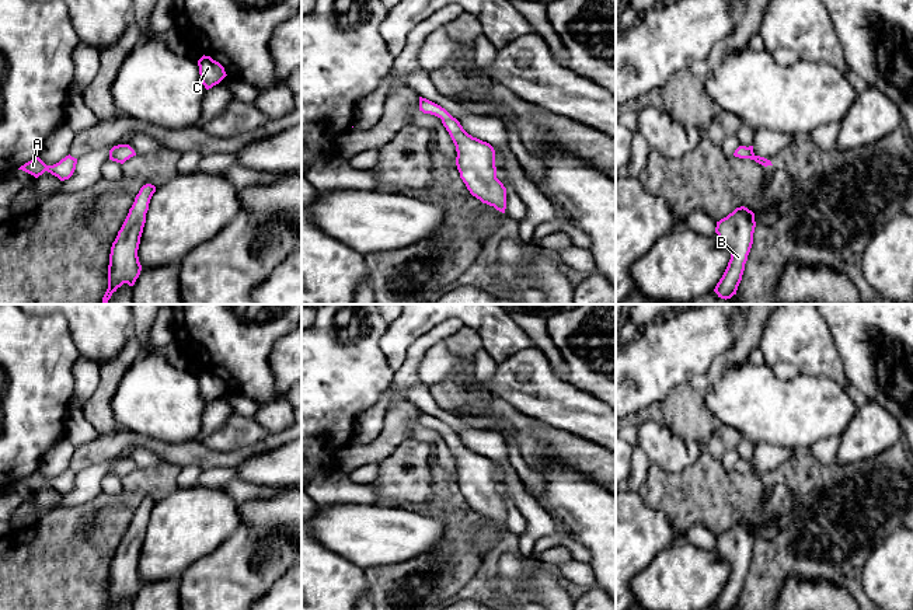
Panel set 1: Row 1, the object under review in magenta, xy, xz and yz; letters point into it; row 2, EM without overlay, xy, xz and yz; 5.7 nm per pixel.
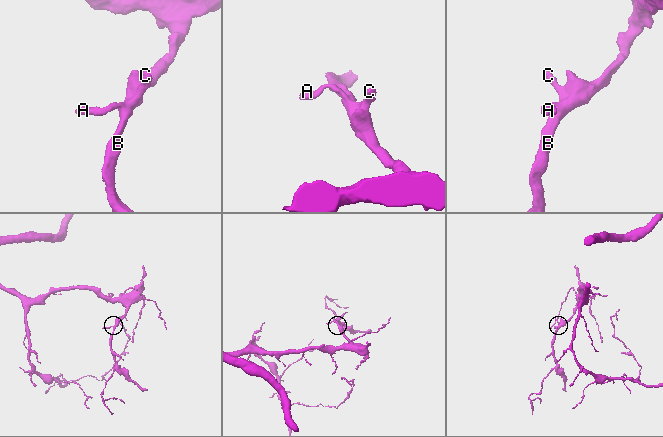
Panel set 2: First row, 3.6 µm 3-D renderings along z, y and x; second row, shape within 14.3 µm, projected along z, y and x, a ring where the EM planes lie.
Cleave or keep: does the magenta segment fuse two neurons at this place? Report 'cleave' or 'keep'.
cleave

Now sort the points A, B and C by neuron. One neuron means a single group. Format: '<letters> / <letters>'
A / B C

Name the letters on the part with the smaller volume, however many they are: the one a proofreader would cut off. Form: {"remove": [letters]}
{"remove": ["A"]}

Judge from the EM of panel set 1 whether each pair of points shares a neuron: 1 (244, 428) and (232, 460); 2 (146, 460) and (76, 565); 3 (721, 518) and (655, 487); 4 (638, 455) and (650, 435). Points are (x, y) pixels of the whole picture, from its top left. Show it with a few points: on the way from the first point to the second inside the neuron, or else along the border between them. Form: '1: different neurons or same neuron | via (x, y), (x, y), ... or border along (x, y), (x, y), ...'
1: different neurons | border along (267, 438), (227, 452), (215, 452), (204, 445)
2: different neurons | border along (163, 460), (136, 469)
3: same neuron | via (704, 501), (700, 497), (672, 494)
4: different neurons | border along (638, 445), (651, 463)

